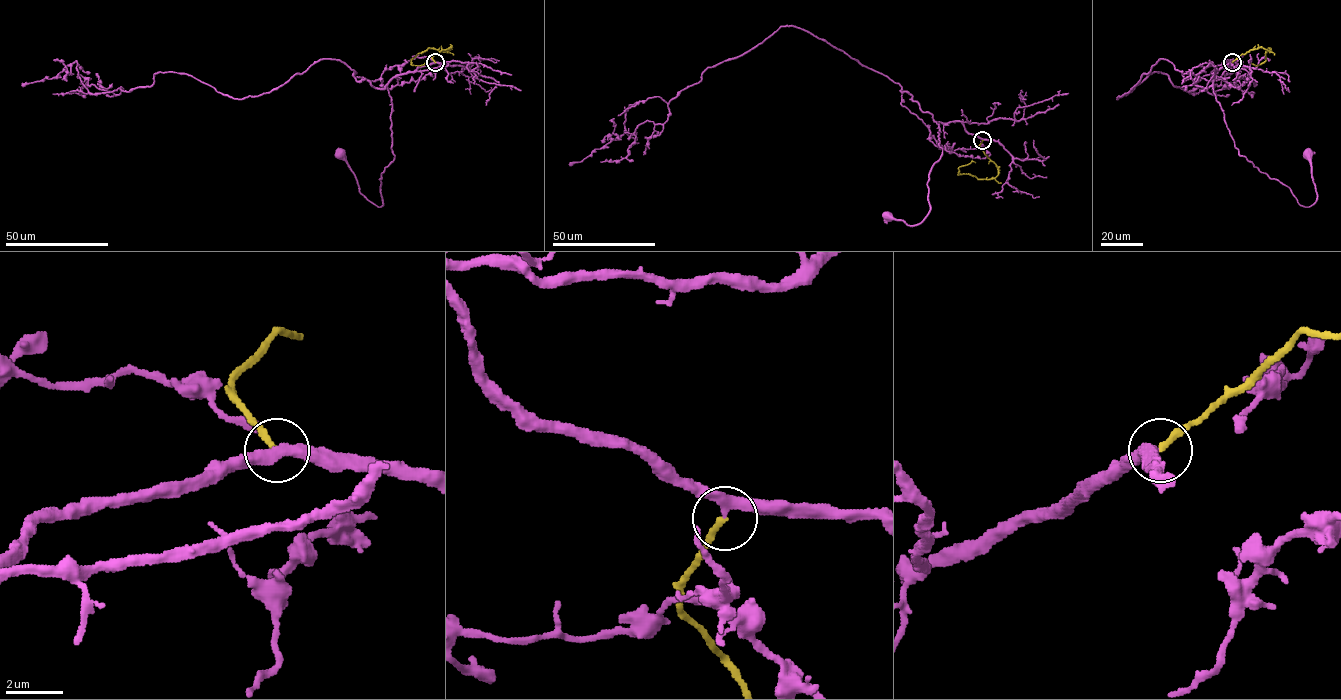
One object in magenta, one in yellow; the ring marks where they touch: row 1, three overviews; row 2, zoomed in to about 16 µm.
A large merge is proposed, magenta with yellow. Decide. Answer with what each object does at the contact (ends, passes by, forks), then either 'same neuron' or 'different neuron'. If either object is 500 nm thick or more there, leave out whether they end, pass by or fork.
magenta passes by; yellow ends; same neuron

